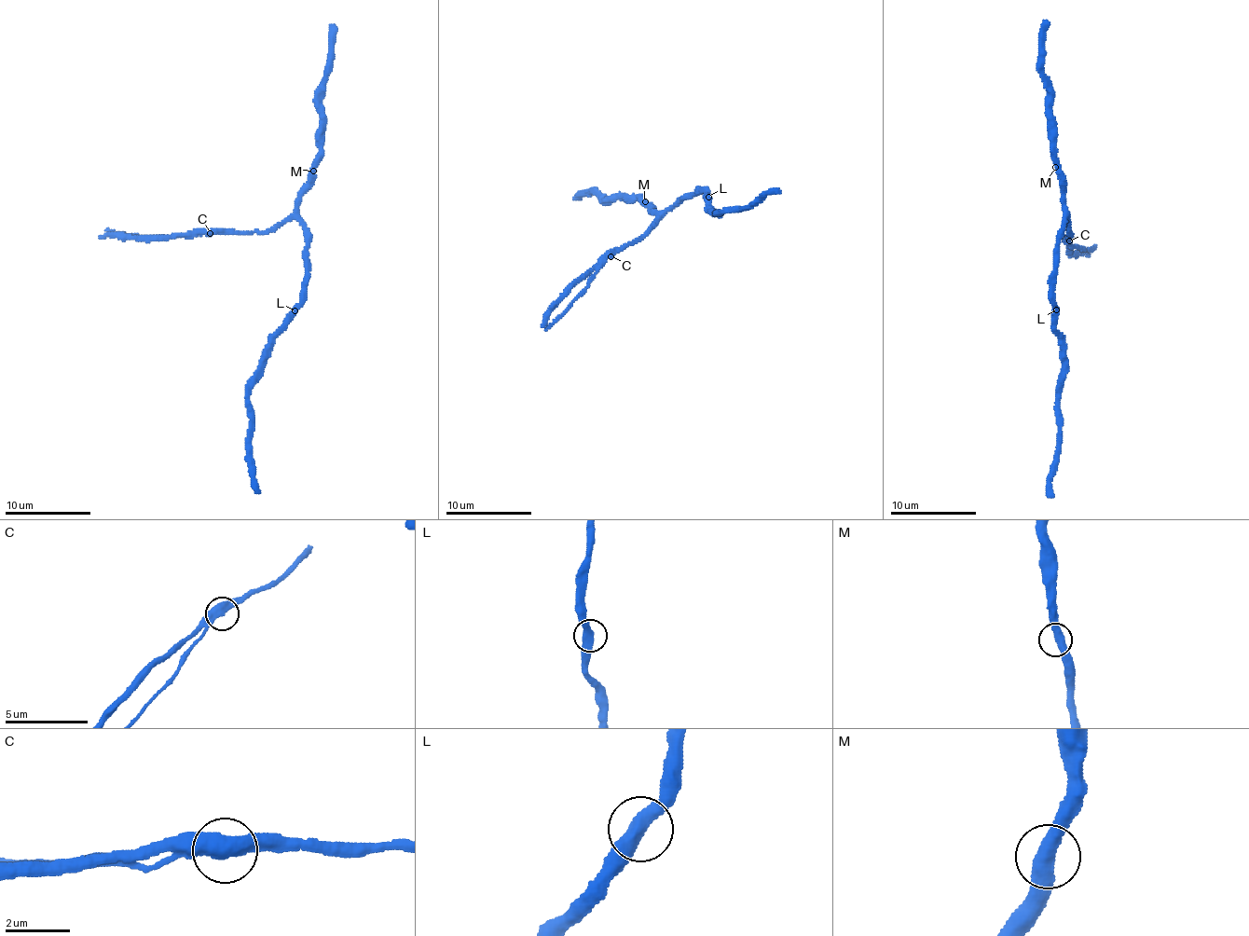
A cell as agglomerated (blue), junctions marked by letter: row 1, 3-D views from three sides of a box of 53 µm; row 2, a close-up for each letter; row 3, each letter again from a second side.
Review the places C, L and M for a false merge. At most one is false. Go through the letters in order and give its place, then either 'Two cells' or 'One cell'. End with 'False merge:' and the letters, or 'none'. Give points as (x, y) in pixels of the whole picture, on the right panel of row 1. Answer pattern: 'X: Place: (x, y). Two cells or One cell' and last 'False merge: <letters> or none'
C: Place: (1069, 240). One cell
L: Place: (1056, 309). One cell
M: Place: (1055, 167). One cell
False merge: none

